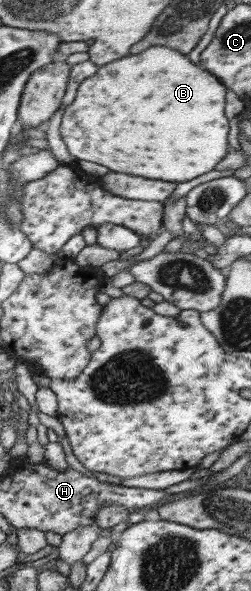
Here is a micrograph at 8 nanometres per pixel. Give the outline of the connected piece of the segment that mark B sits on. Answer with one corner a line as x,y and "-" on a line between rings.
151,46
141,54
99,66
91,78
79,84
76,92
75,100
64,108
59,122
59,136
73,161
89,160
111,172
141,174
143,178
177,184
213,170
229,150
229,122
223,114
226,88
215,76
171,48

